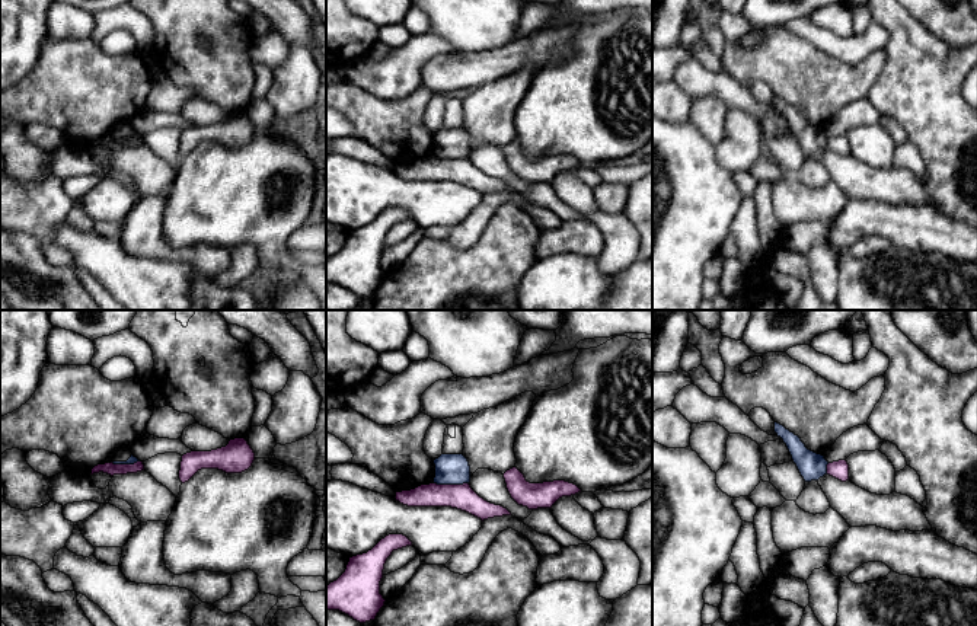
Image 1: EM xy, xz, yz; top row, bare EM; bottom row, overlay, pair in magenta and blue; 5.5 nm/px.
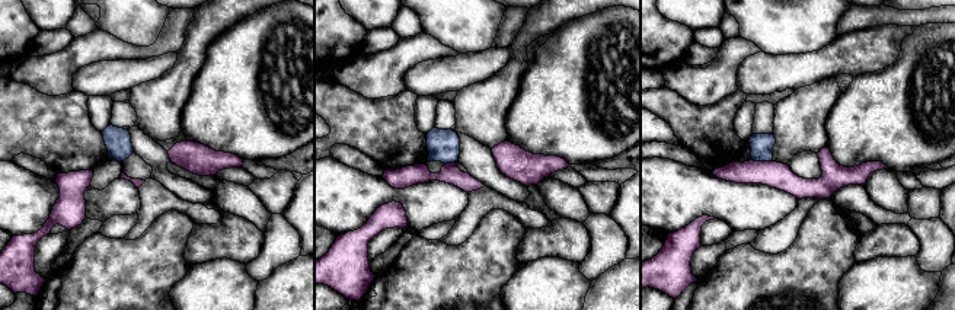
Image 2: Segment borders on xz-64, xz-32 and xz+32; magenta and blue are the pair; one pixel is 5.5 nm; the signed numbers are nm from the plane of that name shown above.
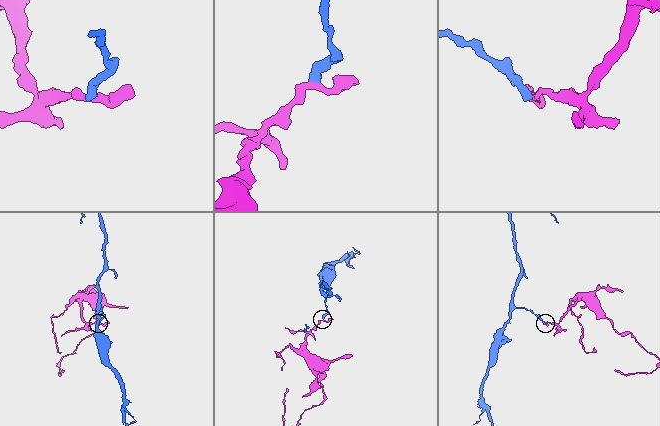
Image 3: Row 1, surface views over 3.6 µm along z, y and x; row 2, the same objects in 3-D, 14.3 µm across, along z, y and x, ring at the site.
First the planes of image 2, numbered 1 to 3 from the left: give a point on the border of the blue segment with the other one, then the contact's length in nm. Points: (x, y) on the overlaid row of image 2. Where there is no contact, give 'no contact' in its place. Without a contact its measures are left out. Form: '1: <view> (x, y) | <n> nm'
1: no contact
2: xz-32 (449, 163) | 60 nm
3: xz+32 (762, 162) | 120 nm

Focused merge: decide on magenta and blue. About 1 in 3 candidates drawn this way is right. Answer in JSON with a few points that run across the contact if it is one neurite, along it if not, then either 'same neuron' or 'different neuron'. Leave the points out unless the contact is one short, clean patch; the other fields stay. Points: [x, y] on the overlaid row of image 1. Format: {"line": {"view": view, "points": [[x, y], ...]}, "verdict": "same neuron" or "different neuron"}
{"line": {"view": "xz", "points": [[434, 482], [468, 484]]}, "verdict": "different neuron"}

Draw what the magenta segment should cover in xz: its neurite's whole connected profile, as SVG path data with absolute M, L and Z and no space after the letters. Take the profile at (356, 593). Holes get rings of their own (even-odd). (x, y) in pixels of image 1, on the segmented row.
M389 534L371 550L349 558L345 572L326 585L326 610L339 610L360 623L374 620L384 598L380 581L393 550L412 546L403 534Z

